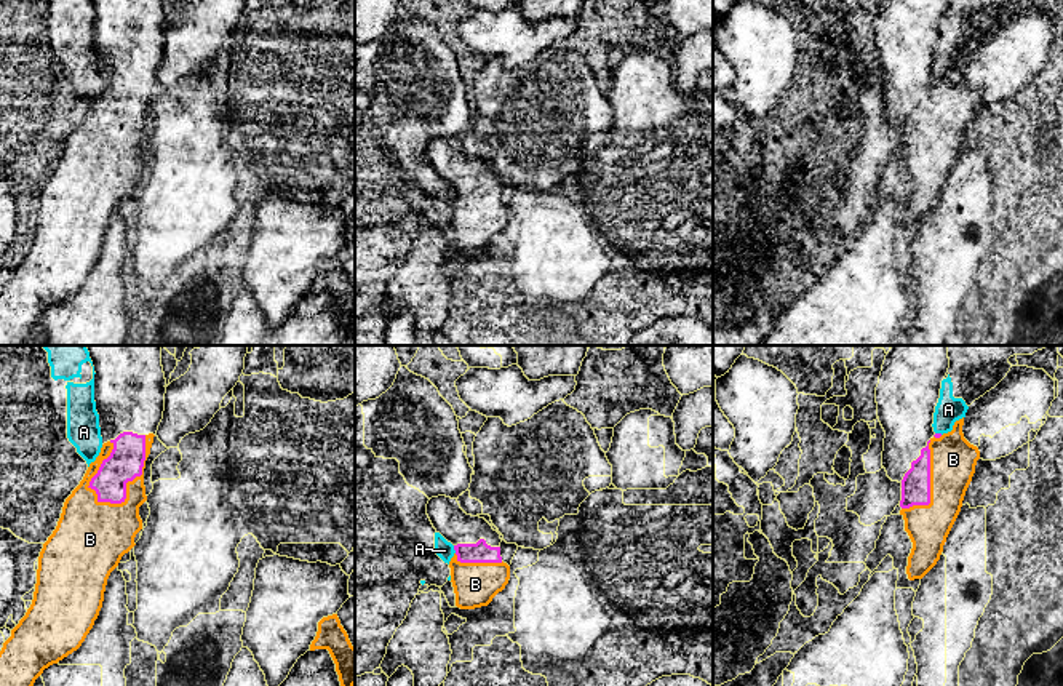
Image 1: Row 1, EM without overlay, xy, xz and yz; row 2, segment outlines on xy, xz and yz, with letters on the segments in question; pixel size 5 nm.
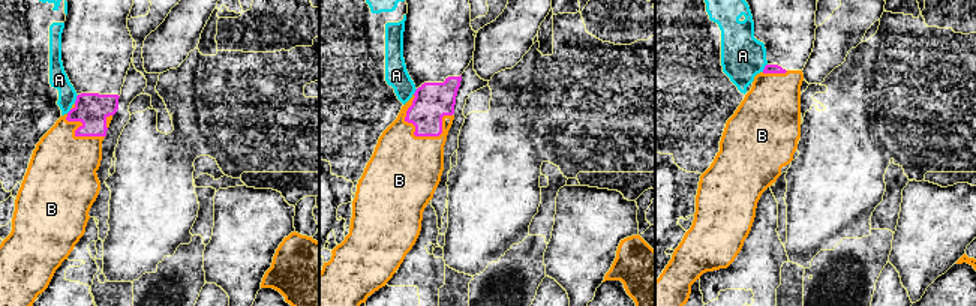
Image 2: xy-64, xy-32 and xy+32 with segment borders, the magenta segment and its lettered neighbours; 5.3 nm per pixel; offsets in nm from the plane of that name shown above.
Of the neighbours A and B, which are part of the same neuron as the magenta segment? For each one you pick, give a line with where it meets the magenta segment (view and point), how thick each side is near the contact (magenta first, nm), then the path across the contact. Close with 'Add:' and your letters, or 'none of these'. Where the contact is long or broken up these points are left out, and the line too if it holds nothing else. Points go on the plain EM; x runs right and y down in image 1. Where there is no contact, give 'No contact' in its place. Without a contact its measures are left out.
B: Touches magenta at xy (131, 122). Thickness 180 nm (magenta) against 240 nm
Add: B

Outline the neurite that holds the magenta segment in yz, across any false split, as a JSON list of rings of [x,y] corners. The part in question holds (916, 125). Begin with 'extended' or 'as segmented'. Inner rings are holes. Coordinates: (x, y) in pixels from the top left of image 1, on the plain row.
extended | [[[886,0],[876,29],[878,59],[886,74],[882,109],[902,126],[900,157],[913,184],[906,208],[910,222],[922,221],[940,201],[980,101],[978,90],[964,80],[964,59],[948,75],[934,74],[934,54],[948,10],[950,0]]]

